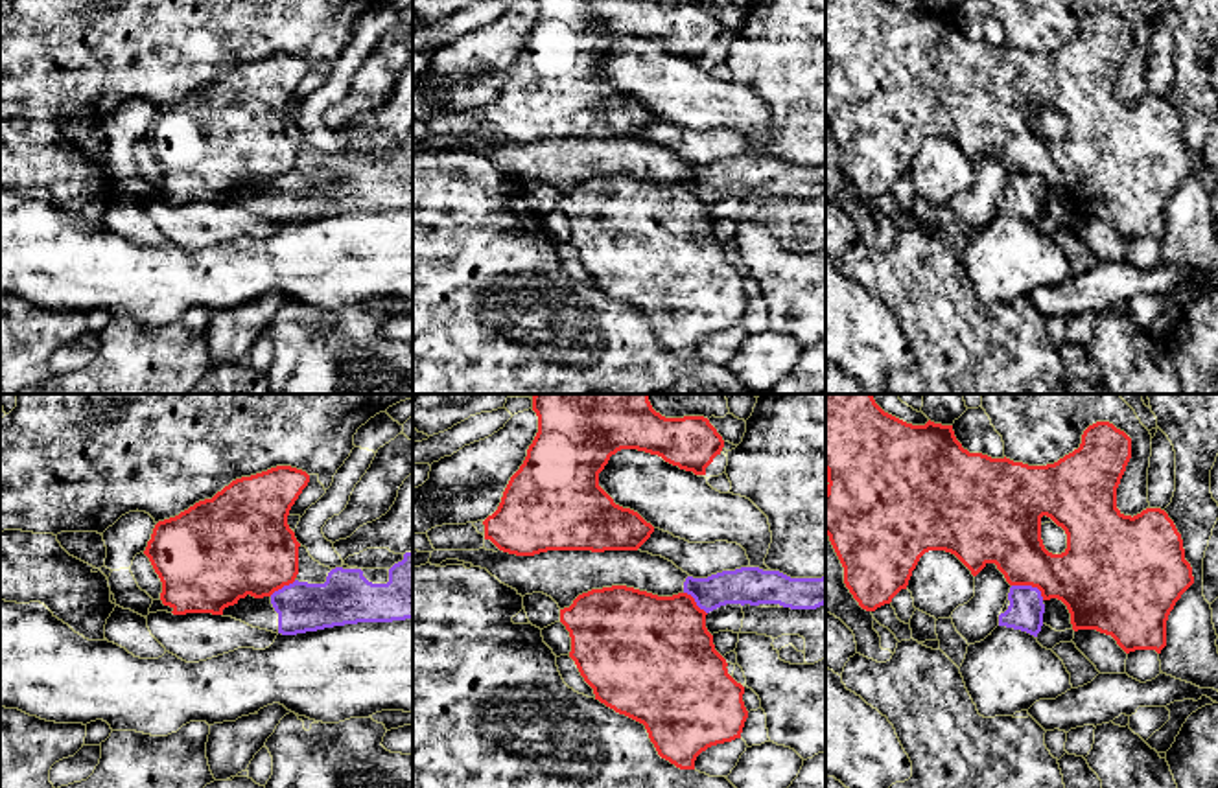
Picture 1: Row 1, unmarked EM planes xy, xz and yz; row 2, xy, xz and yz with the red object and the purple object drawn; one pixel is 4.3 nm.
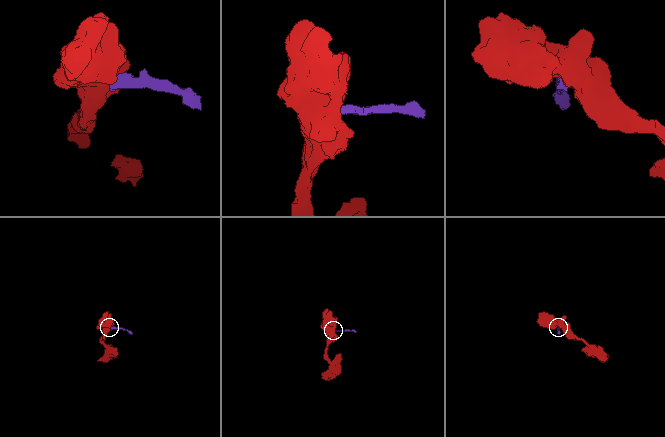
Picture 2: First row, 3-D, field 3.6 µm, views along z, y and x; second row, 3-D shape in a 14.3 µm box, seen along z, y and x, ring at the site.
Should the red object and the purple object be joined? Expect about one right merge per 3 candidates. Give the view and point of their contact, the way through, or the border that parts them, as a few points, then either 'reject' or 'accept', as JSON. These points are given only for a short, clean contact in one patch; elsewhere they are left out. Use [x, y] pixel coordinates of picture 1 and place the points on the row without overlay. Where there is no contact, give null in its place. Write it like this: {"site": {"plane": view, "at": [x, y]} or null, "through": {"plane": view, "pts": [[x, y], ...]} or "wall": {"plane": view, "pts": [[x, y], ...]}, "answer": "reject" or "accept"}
{"site": {"plane": "yz", "at": [1030, 172]}, "wall": {"plane": "yz", "pts": [[1012, 172], [1030, 172], [1043, 186]]}, "answer": "reject"}

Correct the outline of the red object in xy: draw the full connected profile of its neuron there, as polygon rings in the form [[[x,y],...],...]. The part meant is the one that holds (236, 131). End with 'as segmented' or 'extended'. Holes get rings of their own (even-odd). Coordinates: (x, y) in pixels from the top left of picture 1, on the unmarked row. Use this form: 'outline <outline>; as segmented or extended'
outline [[[291,53],[232,68],[212,87],[205,87],[175,105],[158,109],[144,142],[162,169],[160,188],[173,203],[212,201],[238,191],[247,182],[271,184],[295,169],[299,134],[287,103],[310,63]]]; as segmented

